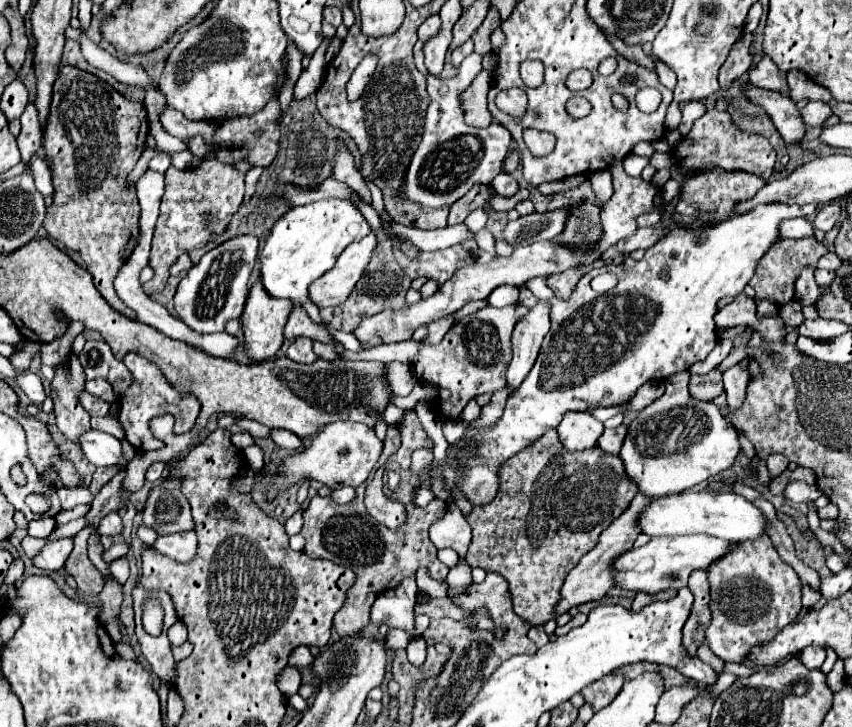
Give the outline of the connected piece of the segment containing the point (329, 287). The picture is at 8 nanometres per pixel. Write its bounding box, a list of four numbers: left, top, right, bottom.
[309,234,377,308]

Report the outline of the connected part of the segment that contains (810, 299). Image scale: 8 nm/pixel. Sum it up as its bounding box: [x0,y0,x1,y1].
[793,266,821,306]

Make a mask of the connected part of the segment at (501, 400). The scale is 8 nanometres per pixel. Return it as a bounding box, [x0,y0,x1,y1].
[470,386,513,428]

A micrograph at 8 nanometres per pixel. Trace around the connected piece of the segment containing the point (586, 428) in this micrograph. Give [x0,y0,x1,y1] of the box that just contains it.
[557,414,603,450]

